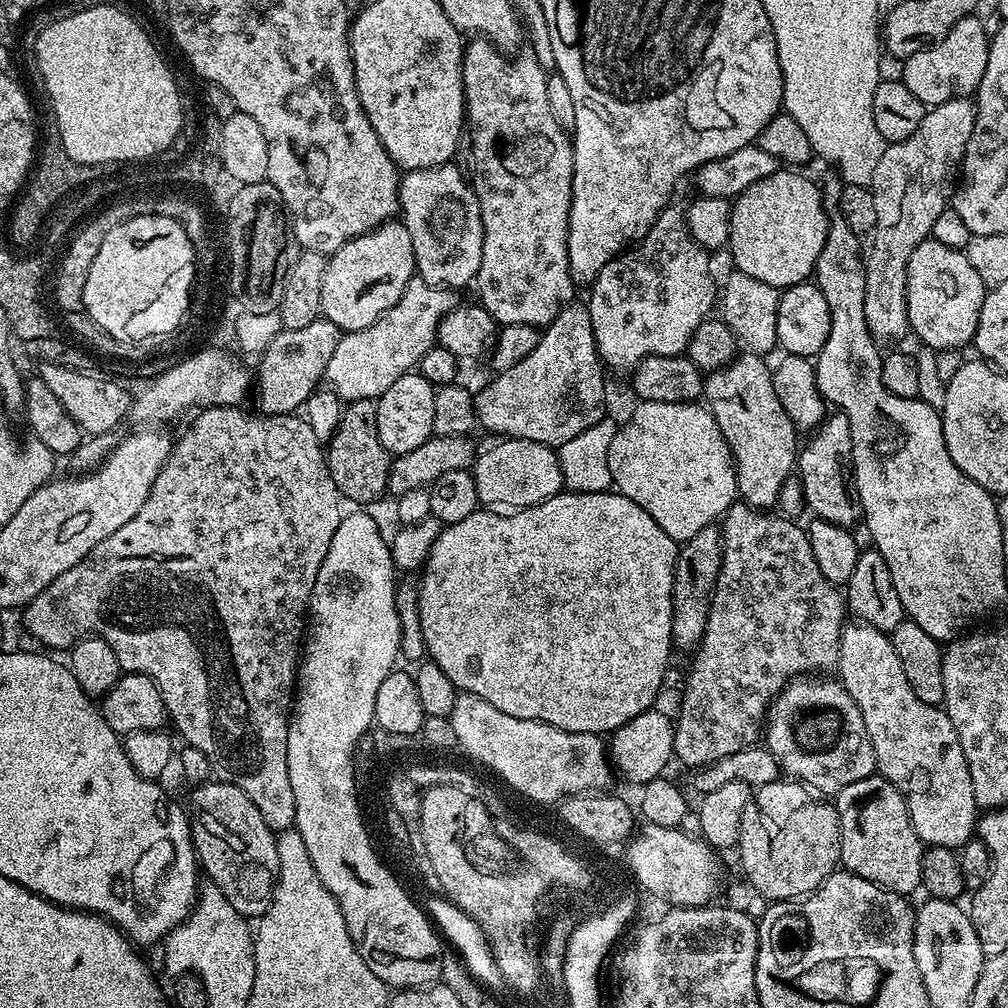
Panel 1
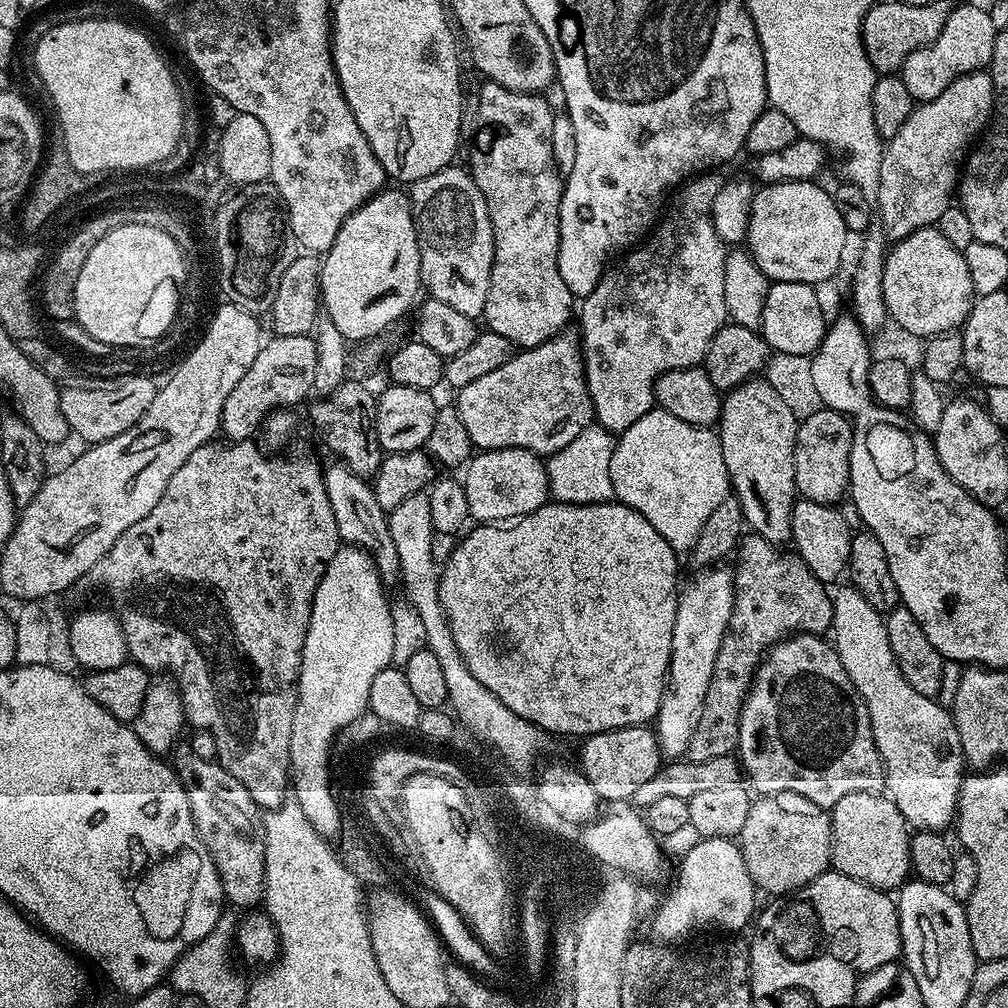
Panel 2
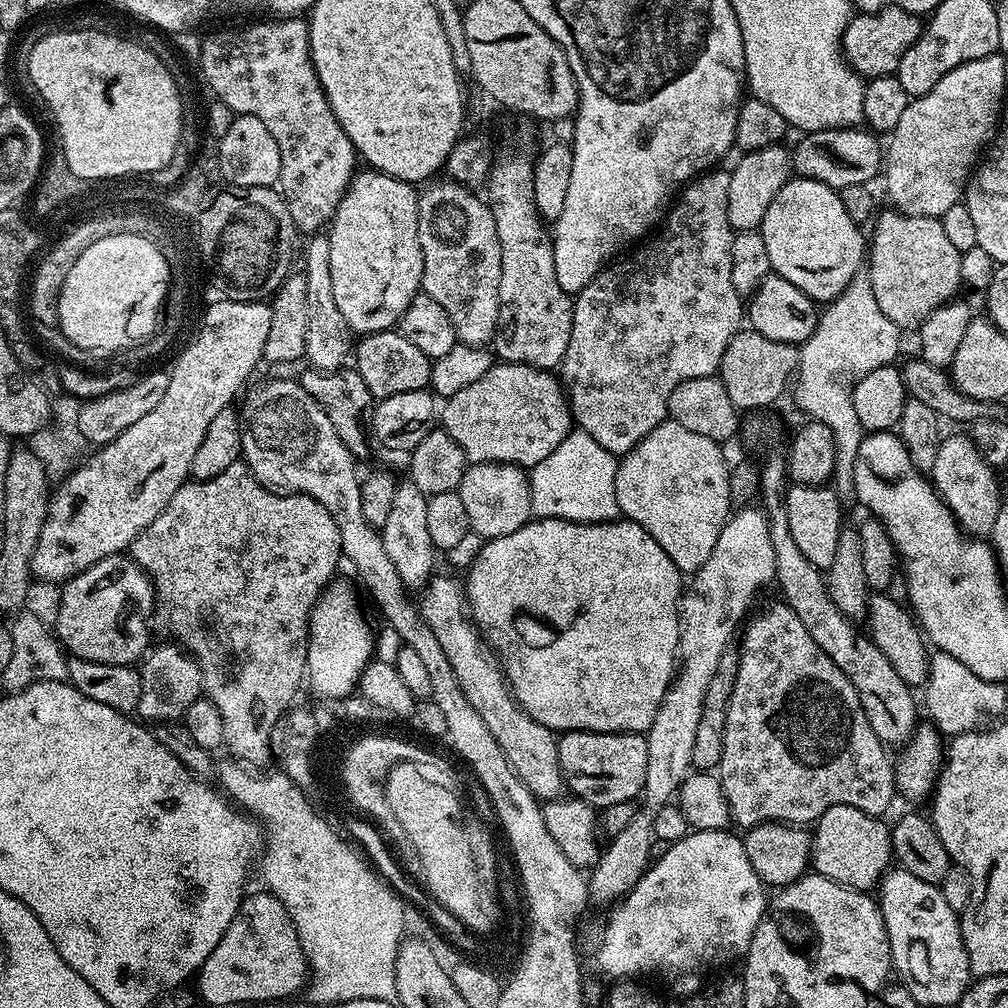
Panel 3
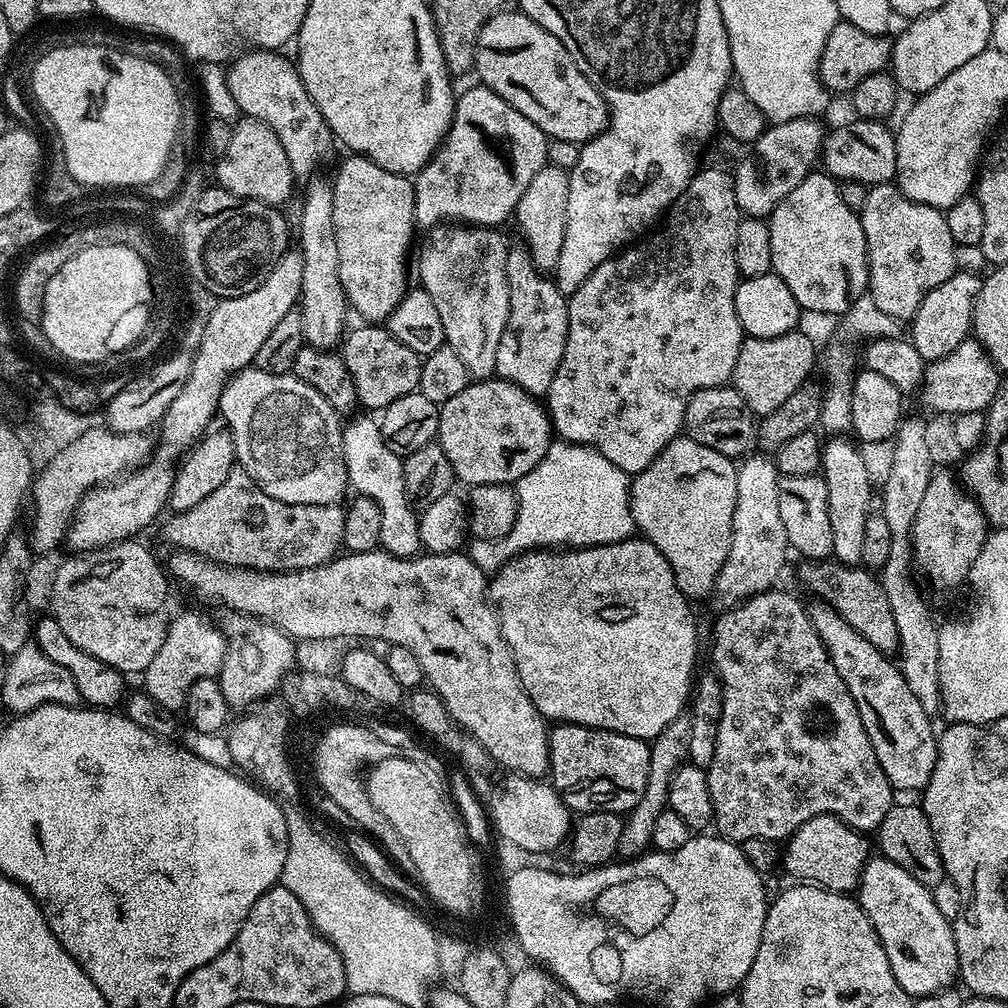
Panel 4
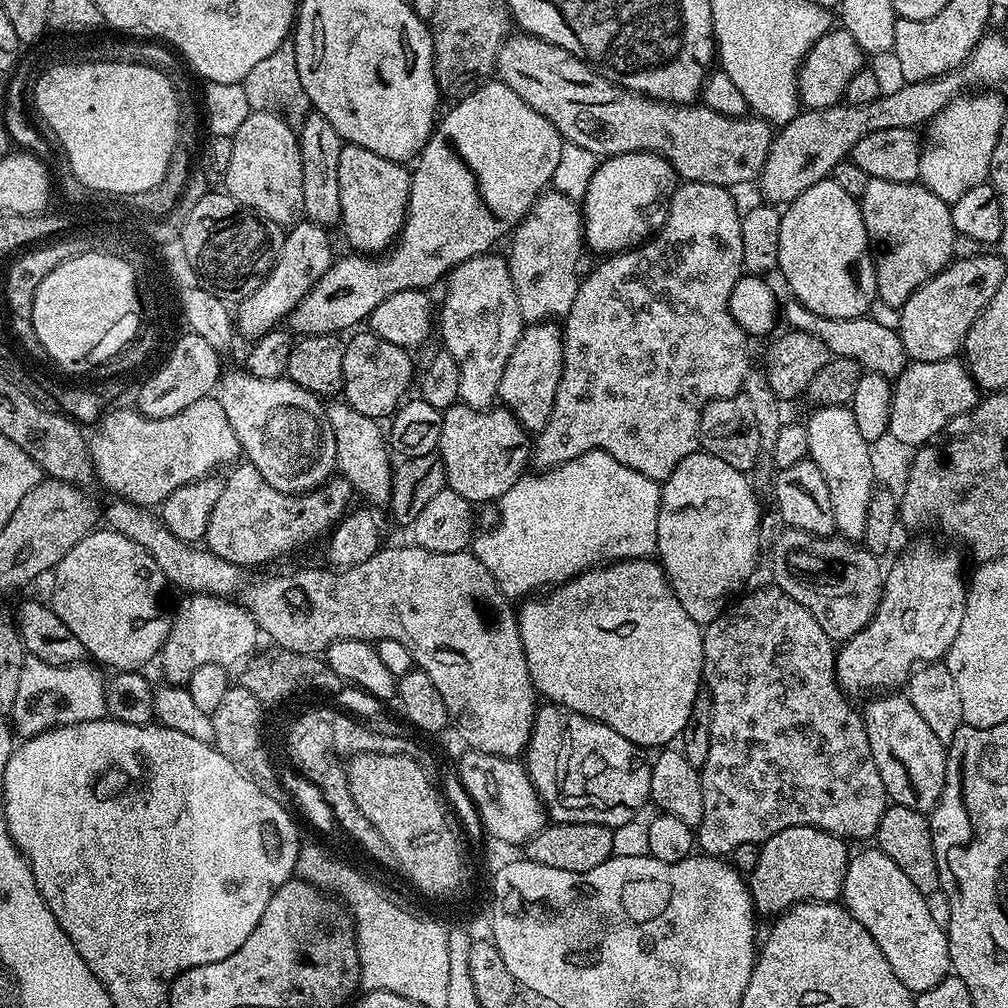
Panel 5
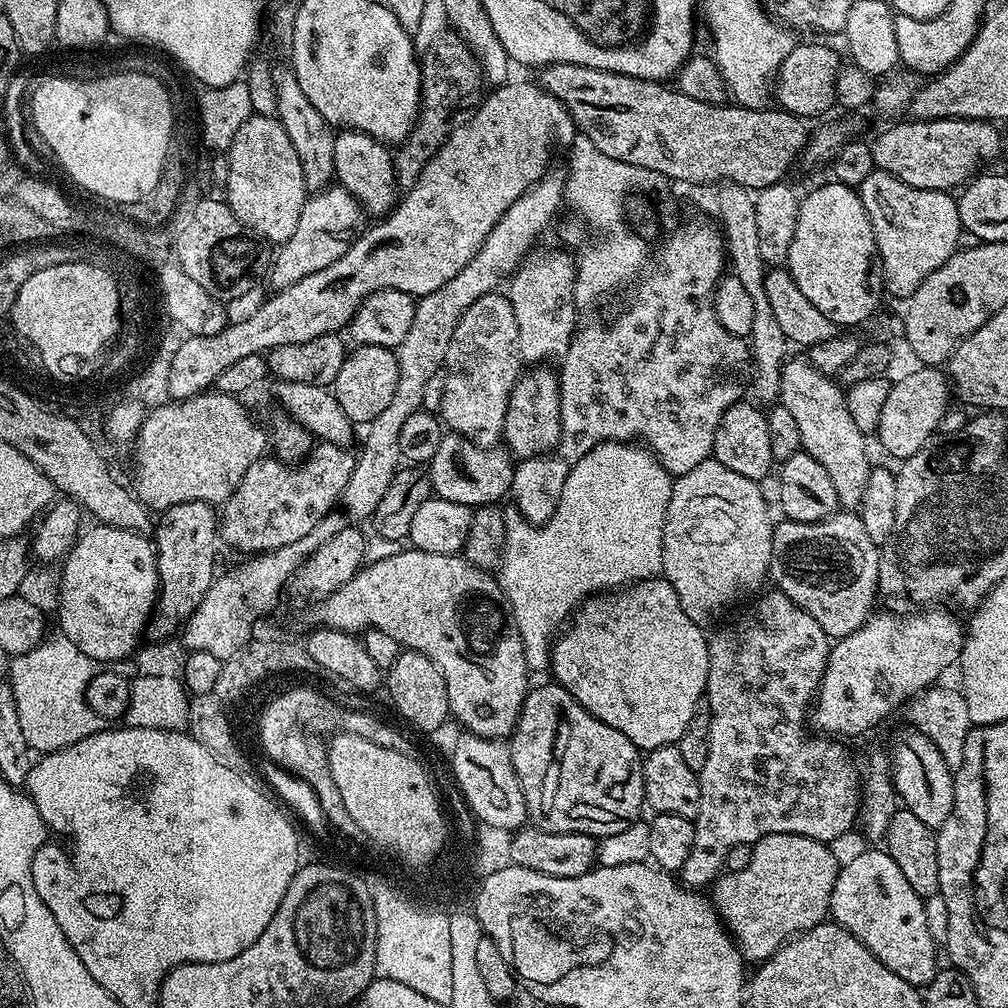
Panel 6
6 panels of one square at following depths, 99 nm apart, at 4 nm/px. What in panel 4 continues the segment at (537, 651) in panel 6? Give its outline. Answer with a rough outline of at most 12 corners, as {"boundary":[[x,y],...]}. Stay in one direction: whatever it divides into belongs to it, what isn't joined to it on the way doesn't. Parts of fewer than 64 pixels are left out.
{"boundary":[[554,442],[516,481],[516,521],[467,556],[593,548],[637,531],[629,473]]}

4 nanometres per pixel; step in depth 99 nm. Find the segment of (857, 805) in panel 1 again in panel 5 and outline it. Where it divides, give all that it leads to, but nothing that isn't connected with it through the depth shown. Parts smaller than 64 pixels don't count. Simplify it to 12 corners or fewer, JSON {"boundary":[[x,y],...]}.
{"boundary":[[790,826],[759,845],[755,911],[839,901],[841,837]]}

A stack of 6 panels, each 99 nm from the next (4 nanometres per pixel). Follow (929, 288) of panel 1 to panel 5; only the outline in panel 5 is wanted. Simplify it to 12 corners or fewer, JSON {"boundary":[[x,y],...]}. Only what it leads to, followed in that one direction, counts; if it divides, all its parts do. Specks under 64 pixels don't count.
{"boundary":[[919,182],[858,197],[876,295],[898,310],[953,259],[952,209]]}

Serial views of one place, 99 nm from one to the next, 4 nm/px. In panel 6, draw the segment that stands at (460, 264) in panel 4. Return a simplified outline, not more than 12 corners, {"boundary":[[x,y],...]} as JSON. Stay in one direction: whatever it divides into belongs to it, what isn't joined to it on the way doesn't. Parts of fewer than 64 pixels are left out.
{"boundary":[[486,294],[458,318],[439,419],[499,445],[522,371],[518,318]]}

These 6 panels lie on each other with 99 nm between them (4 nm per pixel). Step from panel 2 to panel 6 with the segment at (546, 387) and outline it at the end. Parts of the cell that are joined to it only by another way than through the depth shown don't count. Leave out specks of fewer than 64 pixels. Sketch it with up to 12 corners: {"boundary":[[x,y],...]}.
{"boundary":[[441,435],[426,480],[437,497],[492,506],[509,495],[513,457],[493,446],[456,460]]}

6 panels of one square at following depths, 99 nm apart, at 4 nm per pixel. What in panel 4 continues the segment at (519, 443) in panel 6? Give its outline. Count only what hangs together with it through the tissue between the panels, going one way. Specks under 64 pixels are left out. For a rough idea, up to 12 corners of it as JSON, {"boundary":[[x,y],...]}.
{"boundary":[[532,255],[506,258],[510,318],[496,376],[547,397],[568,296]]}

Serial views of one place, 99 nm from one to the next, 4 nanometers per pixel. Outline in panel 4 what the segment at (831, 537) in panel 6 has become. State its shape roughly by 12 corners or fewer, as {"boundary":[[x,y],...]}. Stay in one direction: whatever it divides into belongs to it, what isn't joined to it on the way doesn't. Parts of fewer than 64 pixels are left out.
{"boundary":[[835,559],[800,580],[866,642],[892,654],[898,626],[879,579]]}

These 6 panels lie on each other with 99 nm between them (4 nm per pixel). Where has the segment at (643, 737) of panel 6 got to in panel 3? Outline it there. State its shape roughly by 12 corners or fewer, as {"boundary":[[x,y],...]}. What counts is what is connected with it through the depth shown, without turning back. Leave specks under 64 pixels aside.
{"boundary":[[627,518],[485,540],[466,607],[534,722],[647,733],[682,573]]}

